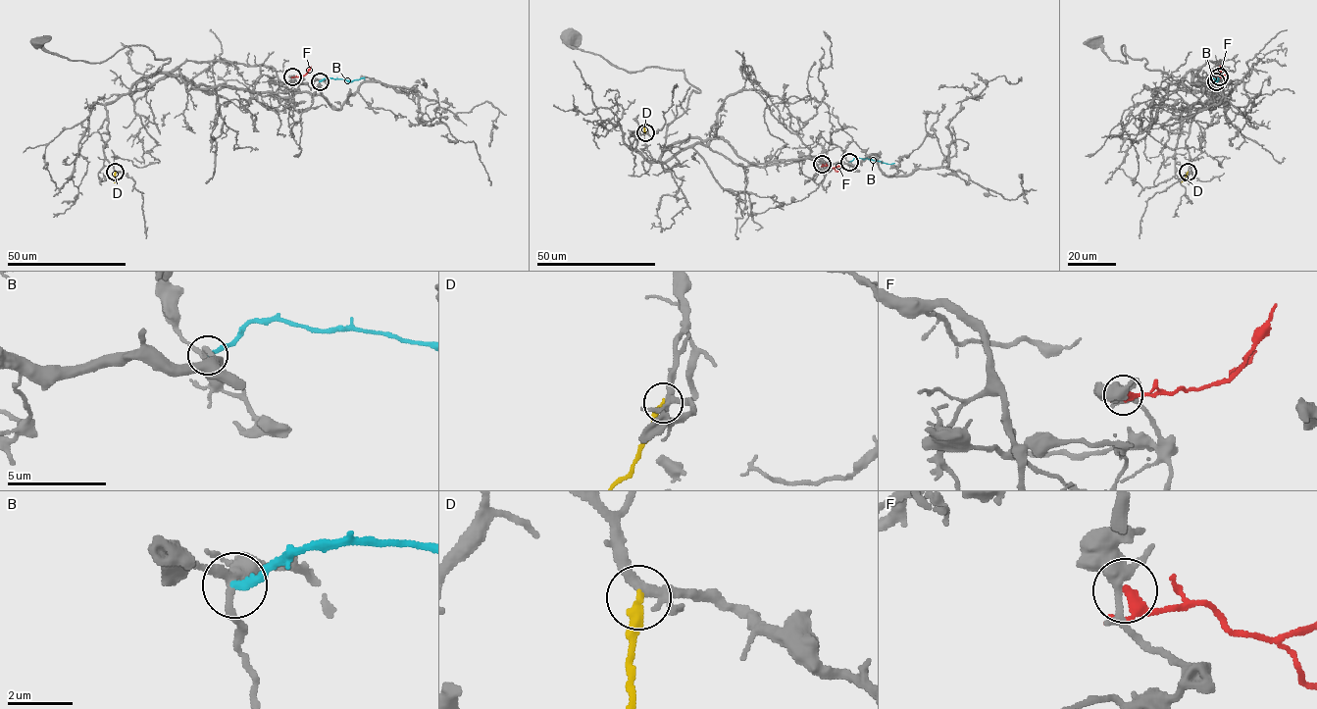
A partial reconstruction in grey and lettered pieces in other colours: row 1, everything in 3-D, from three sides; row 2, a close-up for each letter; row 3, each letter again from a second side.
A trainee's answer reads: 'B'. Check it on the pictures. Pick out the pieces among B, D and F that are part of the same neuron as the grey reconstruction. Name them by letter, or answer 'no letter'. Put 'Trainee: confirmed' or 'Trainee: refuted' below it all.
no letter
Trainee: refuted

